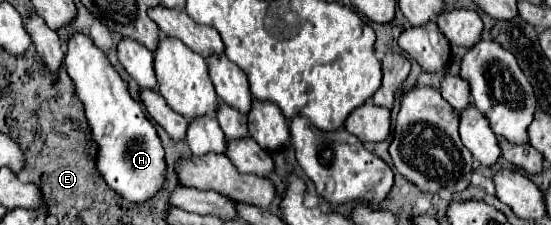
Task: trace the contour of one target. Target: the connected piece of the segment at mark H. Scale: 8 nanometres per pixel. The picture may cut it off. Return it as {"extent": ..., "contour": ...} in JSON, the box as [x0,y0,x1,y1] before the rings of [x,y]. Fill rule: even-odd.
{"extent":[66,32,166,202],"contour":[[[74,32],[68,40],[66,70],[84,104],[92,138],[98,144],[98,172],[106,184],[130,202],[152,198],[166,182],[164,148],[156,128],[144,116],[142,106],[130,98],[126,82],[112,68],[108,56],[94,44],[94,40],[82,32]]]}

